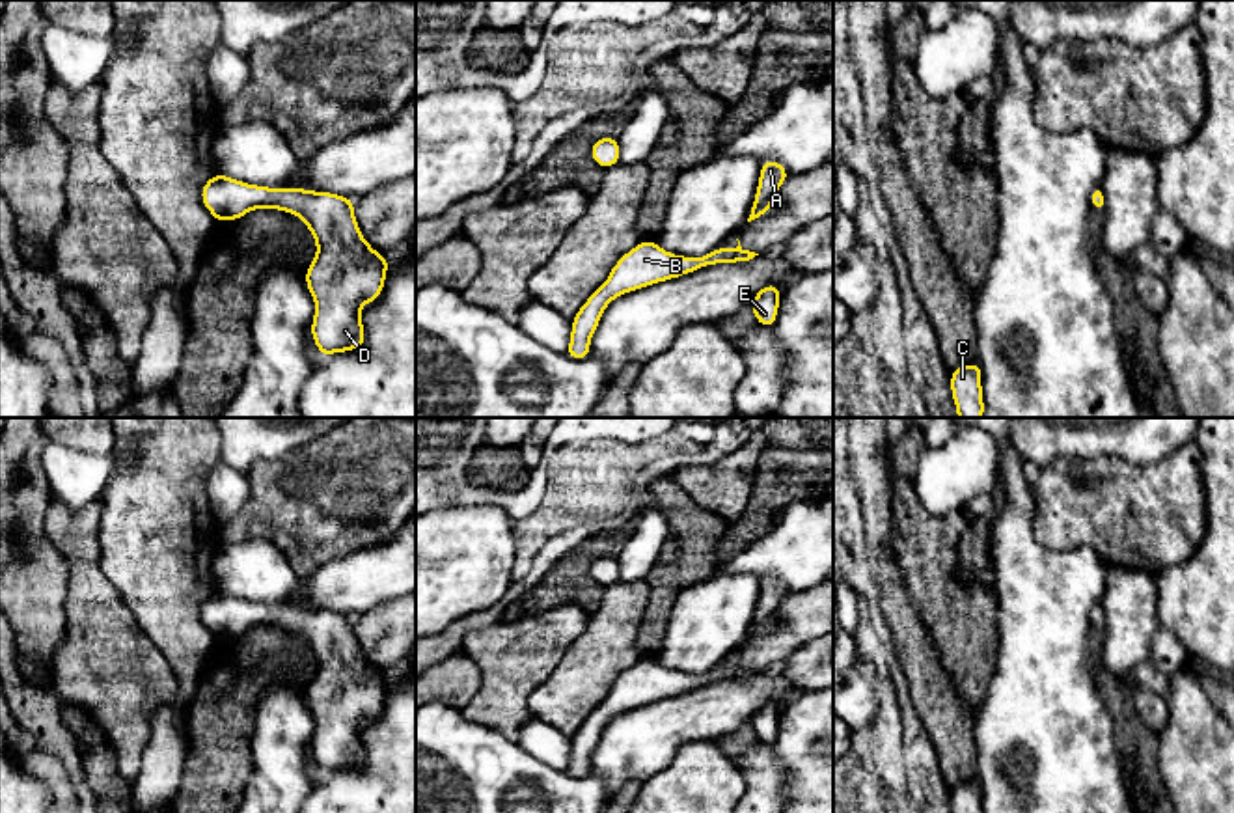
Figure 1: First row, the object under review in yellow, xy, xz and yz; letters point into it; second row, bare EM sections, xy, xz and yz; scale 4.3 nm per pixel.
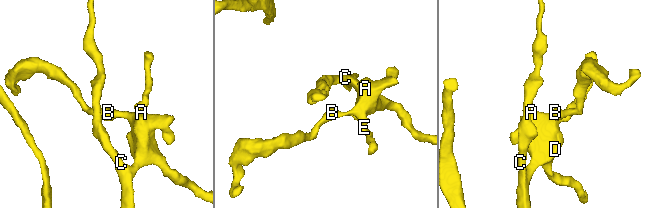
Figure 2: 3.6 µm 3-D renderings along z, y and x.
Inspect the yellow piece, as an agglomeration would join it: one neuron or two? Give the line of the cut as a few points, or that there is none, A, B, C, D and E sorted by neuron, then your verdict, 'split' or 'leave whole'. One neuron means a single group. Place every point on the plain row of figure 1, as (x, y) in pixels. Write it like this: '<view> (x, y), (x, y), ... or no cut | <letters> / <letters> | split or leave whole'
no cut | A B C D E | leave whole

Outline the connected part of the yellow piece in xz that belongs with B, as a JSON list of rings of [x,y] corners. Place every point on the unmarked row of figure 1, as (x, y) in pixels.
[[[641,658],[613,682],[604,703],[598,705],[572,735],[567,774],[582,778],[591,772],[591,753],[595,751],[608,722],[619,712],[638,709],[664,697],[673,697],[703,684],[749,679],[755,673],[759,671],[744,668],[740,658],[734,668],[718,664],[703,675],[675,673],[652,658]]]

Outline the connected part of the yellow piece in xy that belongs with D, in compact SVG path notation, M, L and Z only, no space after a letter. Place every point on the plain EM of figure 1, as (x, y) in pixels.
M216 591L201 604L201 619L216 640L242 636L254 627L296 632L317 662L306 705L315 716L311 755L321 774L363 765L360 727L378 718L390 675L373 668L360 651L354 617L298 604L257 604Z

